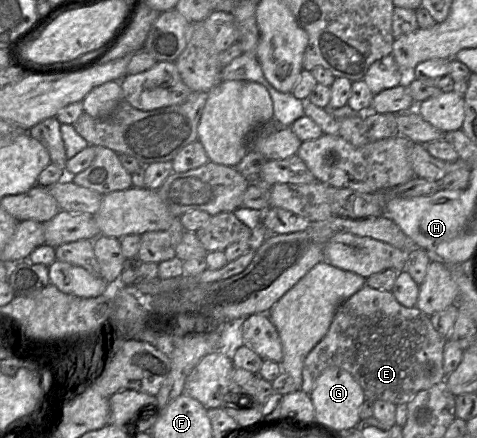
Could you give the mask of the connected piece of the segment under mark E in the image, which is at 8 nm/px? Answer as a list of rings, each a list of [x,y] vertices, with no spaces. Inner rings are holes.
[[[364,285],[339,306],[327,334],[305,358],[300,389],[310,394],[320,374],[328,367],[336,366],[346,370],[357,380],[366,400],[407,404],[418,392],[446,379],[443,367],[446,340],[434,328],[430,317],[416,306],[407,308],[396,300],[391,291]]]

